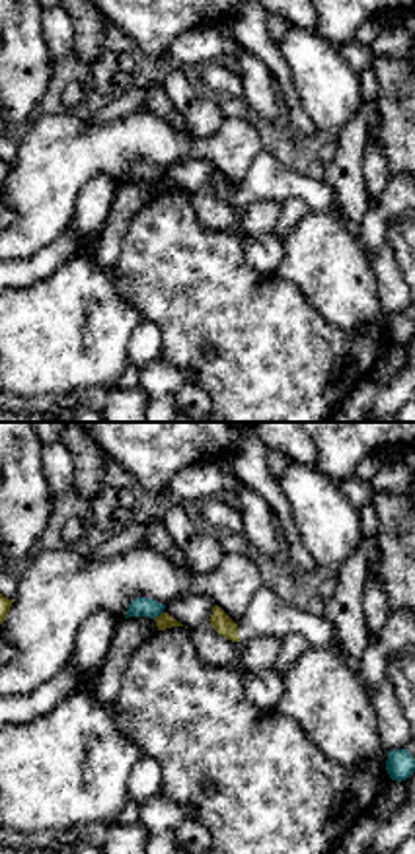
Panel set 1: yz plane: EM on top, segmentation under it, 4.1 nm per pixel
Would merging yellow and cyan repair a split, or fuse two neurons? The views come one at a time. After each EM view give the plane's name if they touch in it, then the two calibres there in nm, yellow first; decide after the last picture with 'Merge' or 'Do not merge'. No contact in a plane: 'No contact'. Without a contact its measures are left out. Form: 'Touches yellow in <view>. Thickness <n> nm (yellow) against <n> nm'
Touches yellow in yz. Thickness 70 nm (yellow) against 80 nm

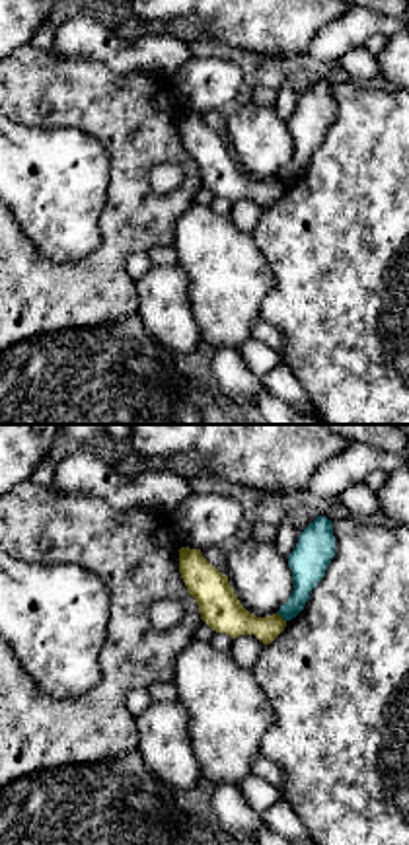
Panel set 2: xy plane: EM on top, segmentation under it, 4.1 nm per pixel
Touches yellow in xy. Thickness 160 nm (yellow) against 150 nm

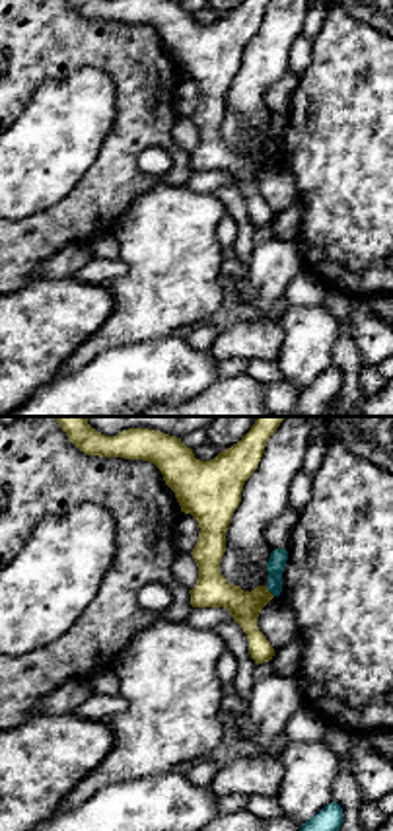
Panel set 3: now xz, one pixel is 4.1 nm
Touches yellow in xz. Thickness 140 nm (yellow) against 80 nm

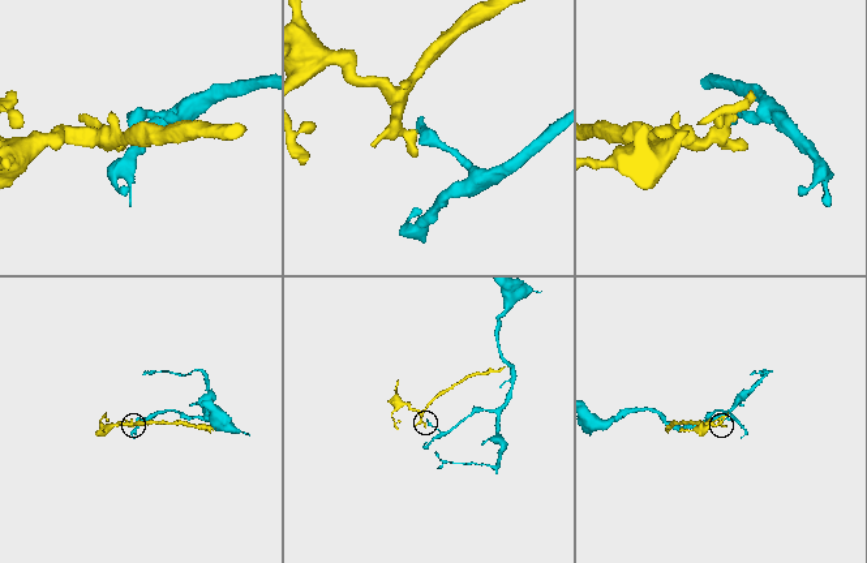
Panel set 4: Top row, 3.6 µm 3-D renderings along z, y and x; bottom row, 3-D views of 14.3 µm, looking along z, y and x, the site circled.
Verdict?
Do not merge

